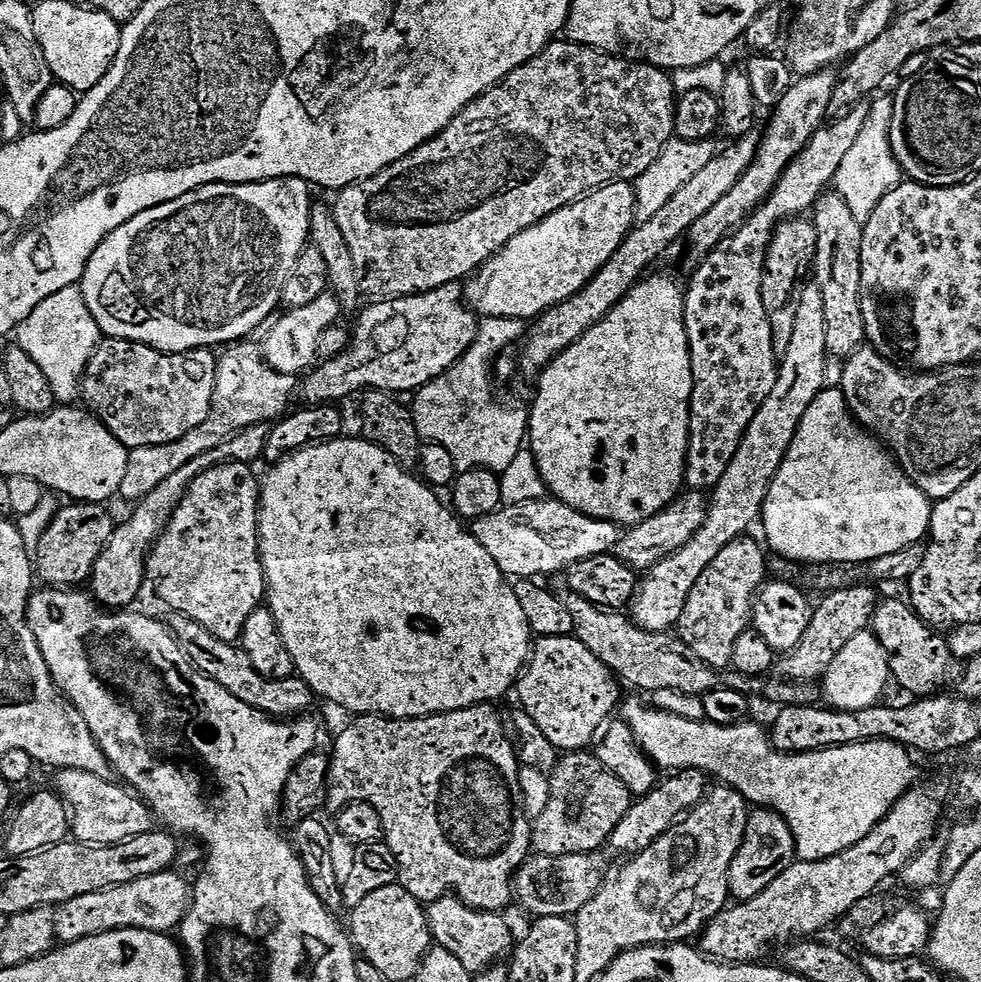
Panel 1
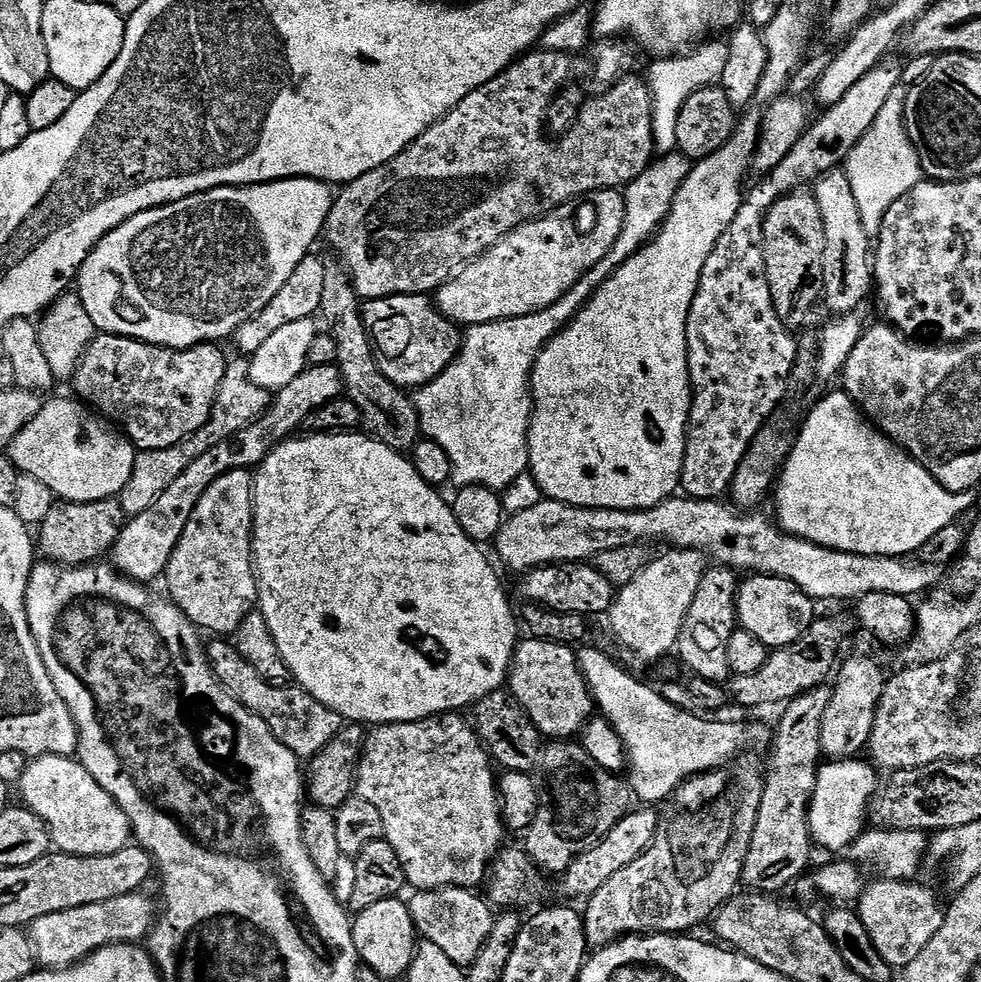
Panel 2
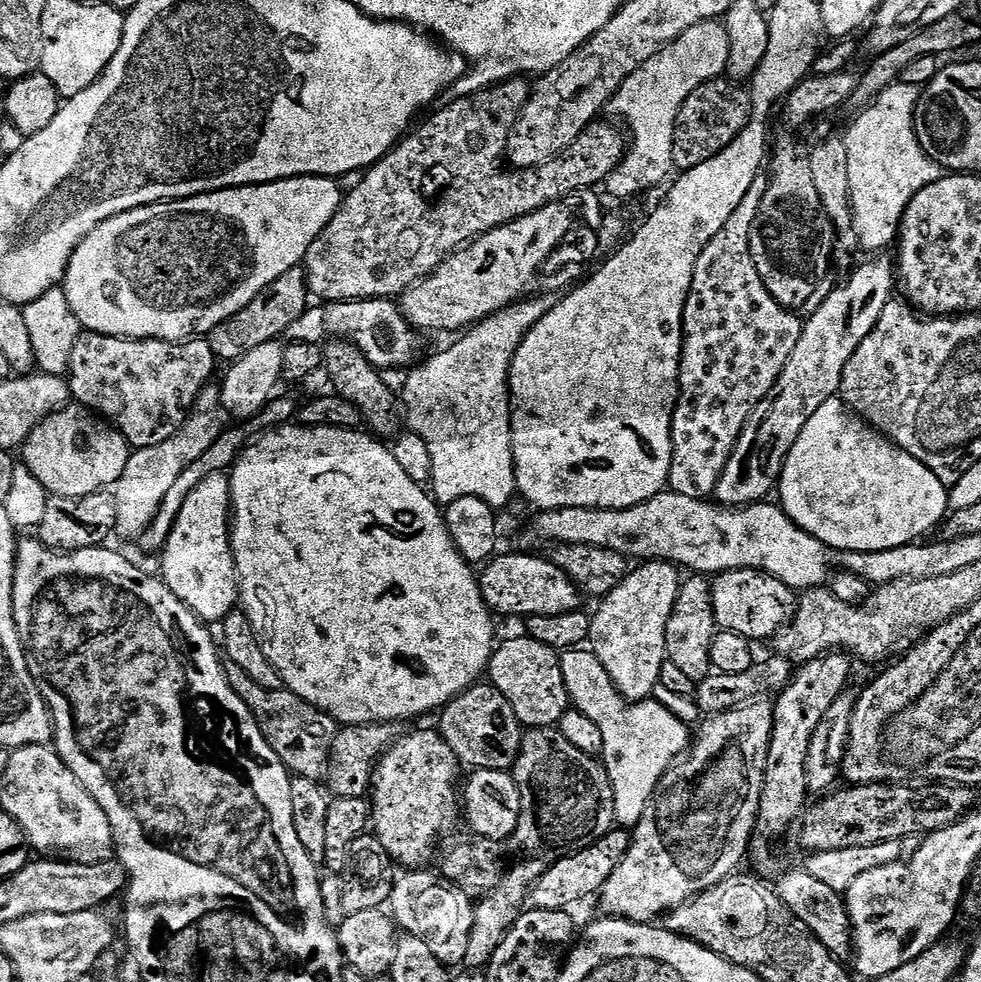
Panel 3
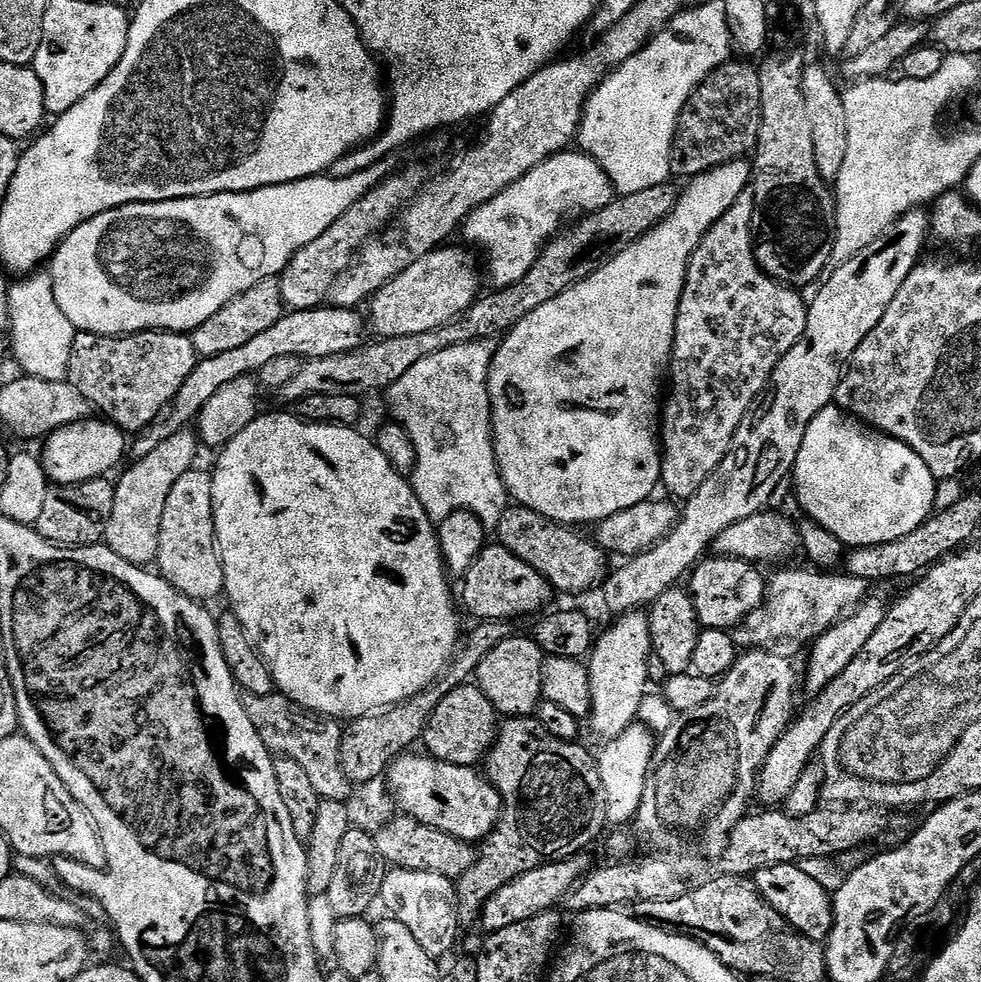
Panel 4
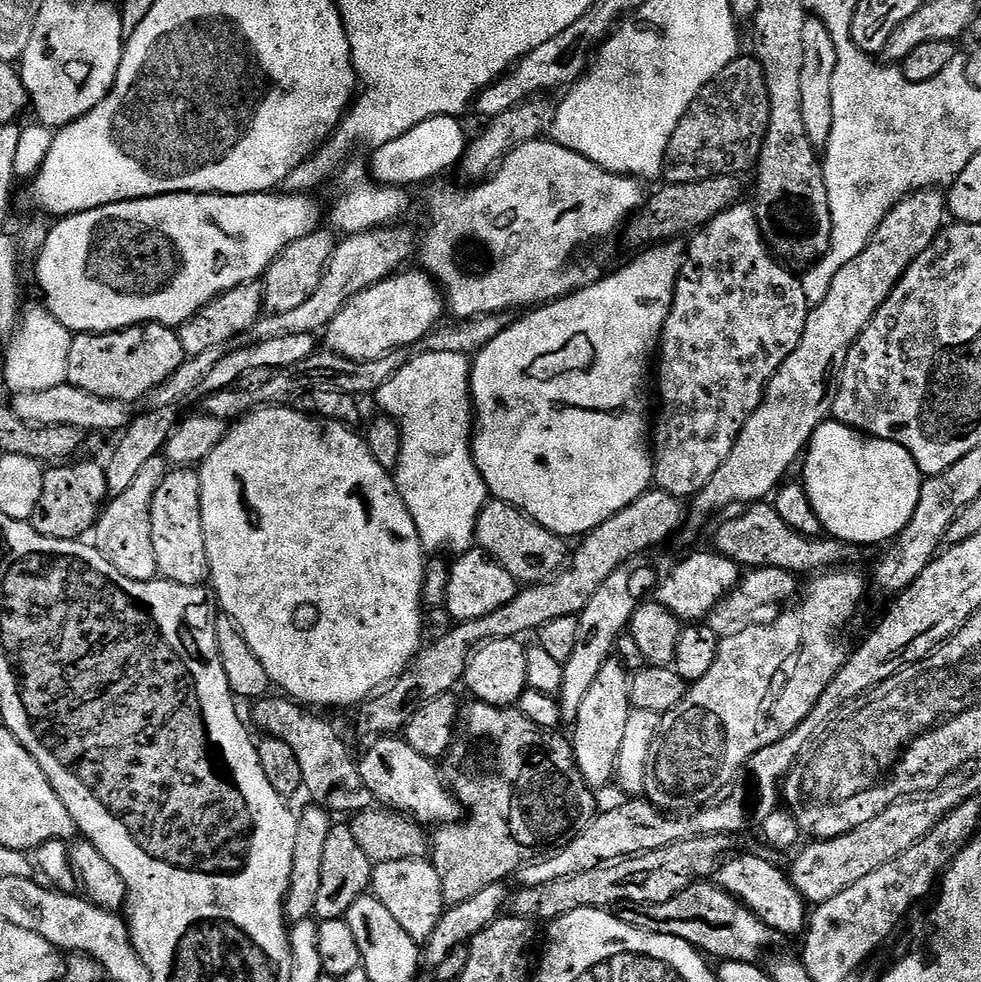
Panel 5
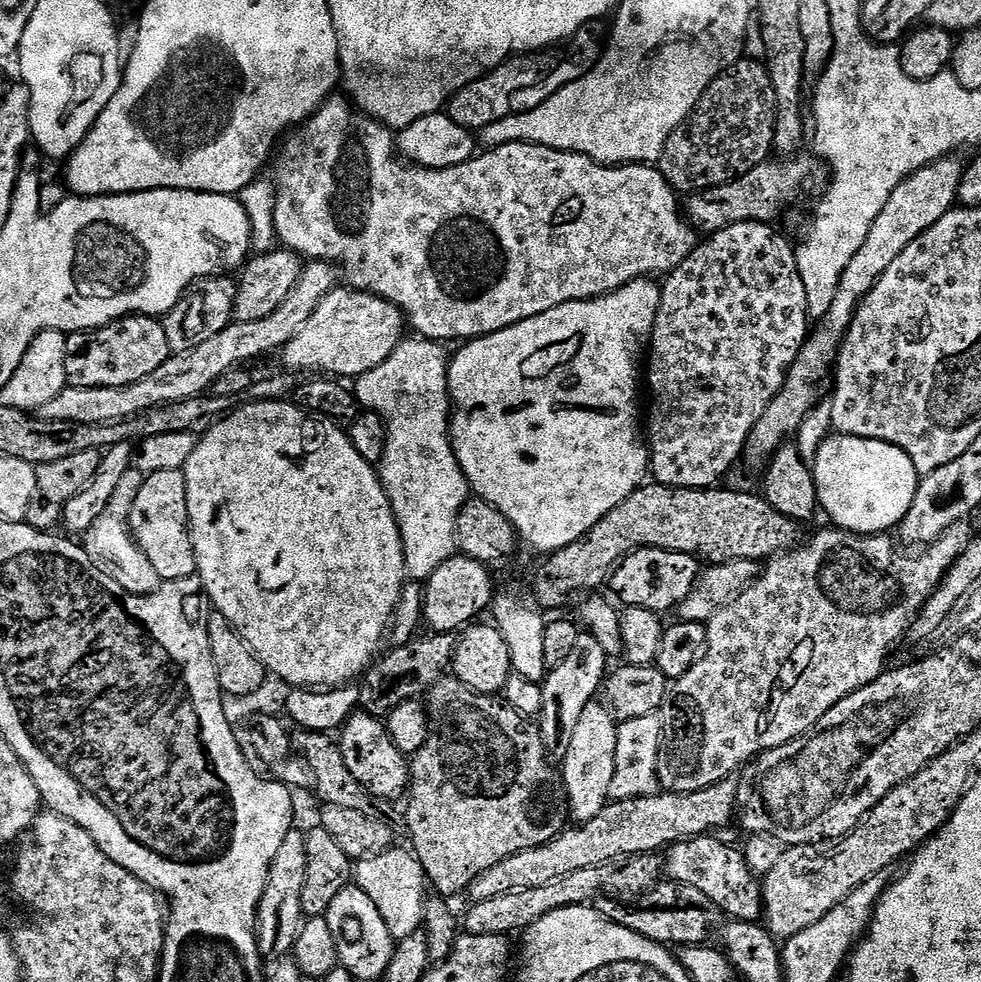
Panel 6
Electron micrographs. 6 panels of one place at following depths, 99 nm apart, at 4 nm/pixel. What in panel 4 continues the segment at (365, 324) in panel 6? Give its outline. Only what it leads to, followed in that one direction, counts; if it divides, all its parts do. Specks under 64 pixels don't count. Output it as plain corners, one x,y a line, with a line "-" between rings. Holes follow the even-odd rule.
441,246
435,252
426,254
426,258
418,258
418,262
414,262
414,266
407,268
402,274
398,274
393,280
389,280
386,286
382,286
376,295
370,301
372,307
372,322
370,318
370,328
377,333
377,337
383,338
386,336
401,336
402,334
422,334
422,330
434,330
434,326
442,326
446,322
450,322
458,314
462,314
462,310
466,310
473,304
474,301
481,295
482,289
480,284
476,281
476,272
472,269
472,264
468,261
468,256
460,248
448,248
449,246

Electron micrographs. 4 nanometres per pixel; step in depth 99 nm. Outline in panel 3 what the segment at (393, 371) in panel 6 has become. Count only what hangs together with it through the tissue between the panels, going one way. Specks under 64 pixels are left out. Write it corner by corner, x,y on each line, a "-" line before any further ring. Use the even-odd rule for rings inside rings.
545,292
533,300
522,298
516,303
487,316
467,329
445,352
432,356
424,365
413,367
407,373
408,381
402,392
402,416
407,431
423,438
434,461
434,474
430,485
431,495
437,504
447,506
458,502
458,498
482,498
491,508
503,510
517,495
514,450
512,449
512,395
508,393
508,375
514,362
514,354
542,318
558,306
561,293

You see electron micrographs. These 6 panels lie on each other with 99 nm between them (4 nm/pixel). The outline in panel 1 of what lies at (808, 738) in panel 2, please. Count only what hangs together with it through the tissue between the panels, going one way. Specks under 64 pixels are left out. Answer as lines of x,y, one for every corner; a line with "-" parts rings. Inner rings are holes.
769,810
753,811
748,817
748,832
730,866
729,893
740,902
754,898
778,882
778,878
782,878
782,874
786,874
786,870
790,870
797,860
795,836
783,817

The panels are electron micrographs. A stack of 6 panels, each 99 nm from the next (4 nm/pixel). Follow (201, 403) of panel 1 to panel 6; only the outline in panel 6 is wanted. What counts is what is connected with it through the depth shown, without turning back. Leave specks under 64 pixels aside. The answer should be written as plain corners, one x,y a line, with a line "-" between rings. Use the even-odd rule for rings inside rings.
124,316
102,328
93,328
87,332
74,332
66,342
66,378
70,388
125,388
134,382
142,382
162,362
174,355
170,338
166,338
163,323
155,316

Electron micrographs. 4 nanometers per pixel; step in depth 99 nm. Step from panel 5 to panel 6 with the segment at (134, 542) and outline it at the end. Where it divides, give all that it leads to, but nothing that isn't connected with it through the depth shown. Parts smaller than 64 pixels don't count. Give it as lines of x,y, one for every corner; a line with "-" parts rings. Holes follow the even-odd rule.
130,470
118,482
118,490
114,490
114,498
110,500
110,506
102,510
98,522
90,526
90,530
82,537
82,546
86,554
98,565
98,567
110,578
114,578
124,587
124,591
133,592
136,596
149,596
150,593
160,589
161,579
158,570
150,566
150,558
146,558
144,551
136,543
130,521
132,507
136,504
136,495
142,483
141,473

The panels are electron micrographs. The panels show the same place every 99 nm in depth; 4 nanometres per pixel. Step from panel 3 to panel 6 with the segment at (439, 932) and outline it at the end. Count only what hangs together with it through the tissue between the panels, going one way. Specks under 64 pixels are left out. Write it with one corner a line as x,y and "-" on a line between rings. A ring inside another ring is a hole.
393,846
387,852
377,856
368,856
364,860
355,861
354,864
355,887
361,888
366,894
366,898
370,898
370,902
374,902
374,906
378,906
378,914
382,914
392,939
397,942
406,939
407,936
415,932
421,931
422,925
425,923
426,894
424,894
424,891
429,891
430,888
424,875
424,867
420,865
420,859
409,851
407,847
405,848

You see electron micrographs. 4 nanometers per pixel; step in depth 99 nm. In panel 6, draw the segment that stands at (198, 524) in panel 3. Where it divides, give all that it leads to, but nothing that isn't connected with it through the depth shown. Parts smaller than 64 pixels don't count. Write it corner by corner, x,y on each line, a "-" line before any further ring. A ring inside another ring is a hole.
158,470
143,477
136,495
136,504
132,507
130,527
136,543
144,551
146,558
150,558
150,566
158,570
161,581
191,580
197,575
196,551
192,545
192,534
188,531
188,495
183,471

